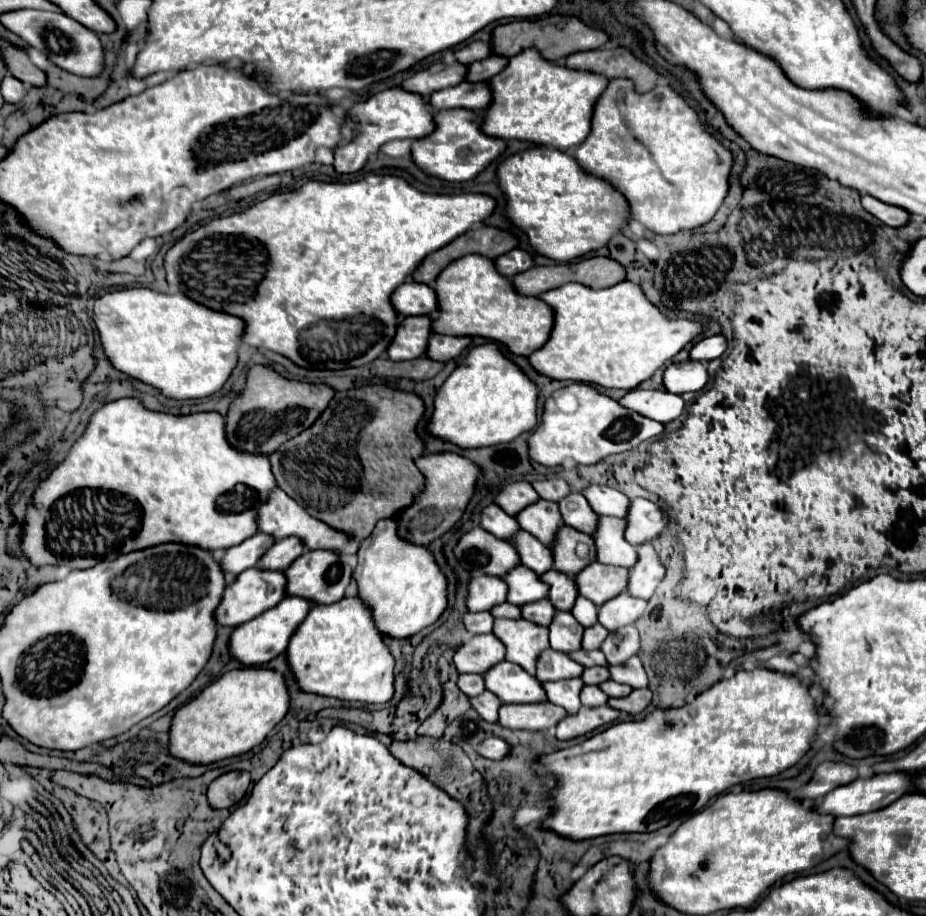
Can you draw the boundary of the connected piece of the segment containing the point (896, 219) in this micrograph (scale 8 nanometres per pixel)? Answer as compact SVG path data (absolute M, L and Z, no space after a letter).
M864 194L862 196L862 206L874 214L878 220L882 220L884 224L888 226L894 226L894 228L900 228L900 226L906 226L910 222L910 216L904 208L900 206L890 206L886 202L880 202L878 198L872 198L870 194Z

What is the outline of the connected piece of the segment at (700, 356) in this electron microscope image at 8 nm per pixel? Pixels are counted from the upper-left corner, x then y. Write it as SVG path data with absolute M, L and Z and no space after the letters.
M722 334L710 336L710 338L700 340L700 342L690 350L690 358L692 358L692 360L706 360L706 362L710 362L710 360L722 356L724 350L726 350L726 346L728 346L728 342L726 342L726 338L724 338Z

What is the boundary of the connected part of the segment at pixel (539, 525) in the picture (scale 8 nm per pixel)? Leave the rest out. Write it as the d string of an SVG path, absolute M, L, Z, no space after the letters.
M538 500L536 504L526 506L516 516L516 520L520 522L522 530L536 536L548 548L552 548L552 542L556 542L556 530L560 530L562 526L560 508L556 506L556 502L548 500Z

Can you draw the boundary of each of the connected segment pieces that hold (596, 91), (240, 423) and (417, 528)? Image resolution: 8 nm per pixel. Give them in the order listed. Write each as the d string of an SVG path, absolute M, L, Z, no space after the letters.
M528 48L512 56L508 66L500 74L490 78L494 100L486 108L482 130L490 136L504 138L504 140L526 140L542 146L552 146L558 150L568 150L570 146L578 146L580 142L584 142L584 138L588 138L592 130L592 106L596 106L596 98L600 96L600 90L604 90L608 82L610 80L606 80L598 72L574 70L574 68L550 62L542 58L542 54L536 48Z
M252 366L248 372L246 390L232 402L226 416L228 440L234 448L244 452L272 454L282 442L308 430L328 408L336 390L328 384L310 384L280 376L272 366Z
M456 452L426 454L416 460L416 466L426 476L426 486L418 494L416 502L398 516L398 522L400 522L402 536L426 546L432 540L446 534L462 518L462 514L466 512L466 508L474 496L476 482L482 474L482 468L476 466L476 462L464 458Z

